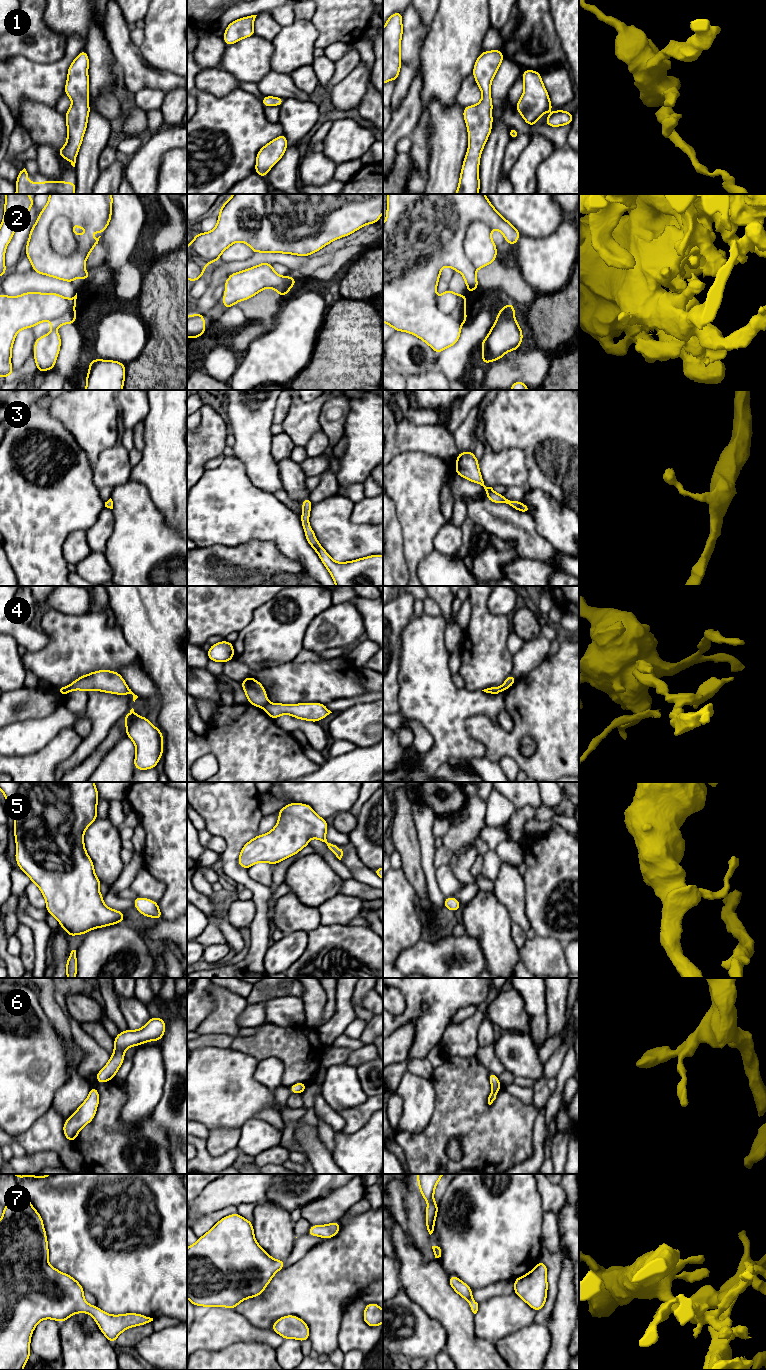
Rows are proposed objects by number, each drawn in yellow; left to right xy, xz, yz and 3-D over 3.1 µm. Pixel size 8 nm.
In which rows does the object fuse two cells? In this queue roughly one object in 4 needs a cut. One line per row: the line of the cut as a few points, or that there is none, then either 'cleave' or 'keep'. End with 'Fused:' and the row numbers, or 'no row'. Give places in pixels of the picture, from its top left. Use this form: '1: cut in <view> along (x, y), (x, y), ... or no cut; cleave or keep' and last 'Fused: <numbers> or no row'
1: no cut; keep
2: no cut; keep
3: no cut; keep
4: cut in xz along (267, 702), (263, 707); cleave
5: no cut; keep
6: no cut; keep
7: no cut; keep
Fused: 4

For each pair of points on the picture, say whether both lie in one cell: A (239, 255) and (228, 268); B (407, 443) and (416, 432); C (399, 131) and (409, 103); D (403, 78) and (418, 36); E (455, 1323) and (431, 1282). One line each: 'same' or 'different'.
A: different
B: same
C: same
D: same
E: same

